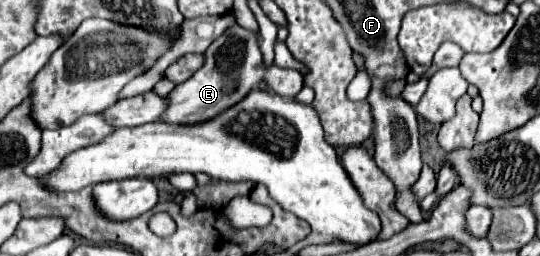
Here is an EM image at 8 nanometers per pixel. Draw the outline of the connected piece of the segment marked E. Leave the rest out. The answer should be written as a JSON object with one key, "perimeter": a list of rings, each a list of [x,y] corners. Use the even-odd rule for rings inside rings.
{"perimeter":[[[239,24],[229,28],[223,36],[219,36],[205,52],[207,60],[203,68],[199,68],[187,82],[177,84],[169,96],[167,96],[167,108],[159,116],[159,122],[167,124],[183,124],[193,126],[207,120],[213,120],[227,108],[241,102],[249,90],[253,90],[259,80],[265,80],[267,84],[275,86],[275,92],[283,98],[293,98],[303,88],[303,76],[297,70],[287,70],[279,66],[265,68],[263,66],[263,54],[259,50],[259,36],[243,30]]]}

